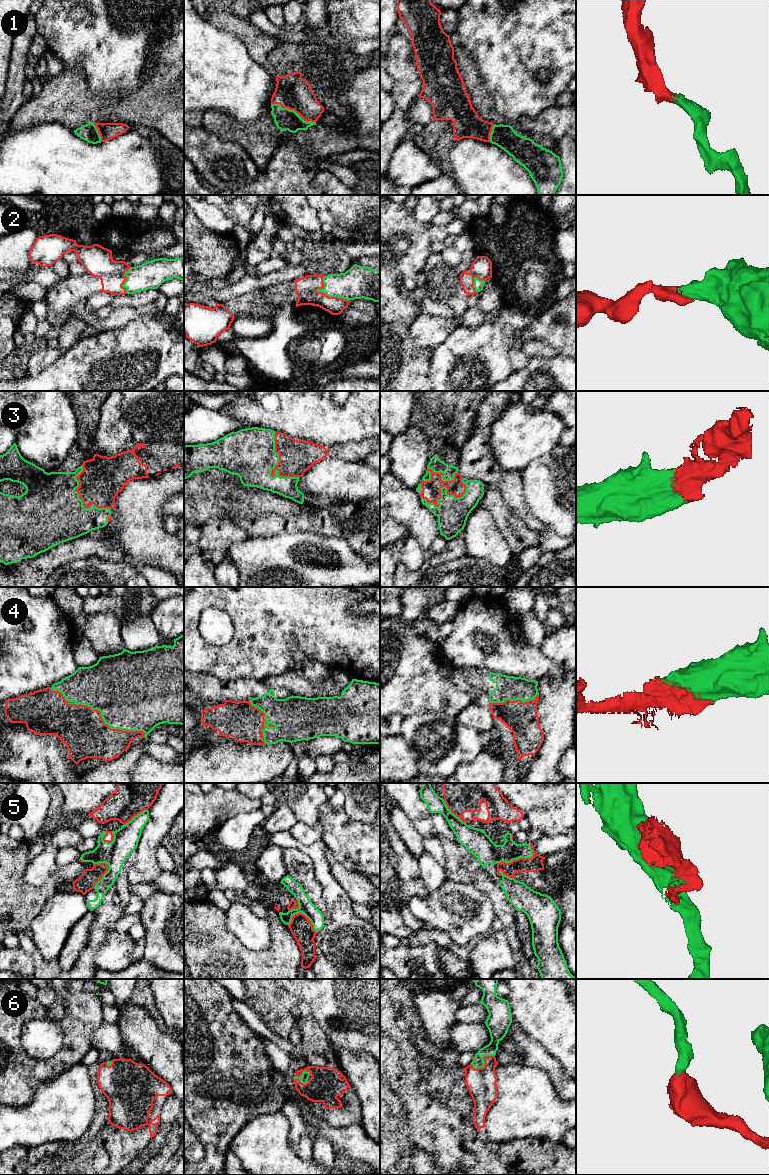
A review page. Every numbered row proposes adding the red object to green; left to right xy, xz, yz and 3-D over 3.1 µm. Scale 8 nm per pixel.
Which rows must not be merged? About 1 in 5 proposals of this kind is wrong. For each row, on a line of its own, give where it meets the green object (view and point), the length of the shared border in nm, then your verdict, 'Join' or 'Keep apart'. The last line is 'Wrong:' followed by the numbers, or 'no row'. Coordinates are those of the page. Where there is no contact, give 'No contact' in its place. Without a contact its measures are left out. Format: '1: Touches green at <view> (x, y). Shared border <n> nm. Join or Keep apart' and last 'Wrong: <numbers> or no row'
1: Touches green at xz (293, 110). Shared border 400 nm. Join
2: Touches green at xz (325, 293). Shared border 280 nm. Join
3: Touches green at yz (441, 494). Shared border 400 nm. Join
4: Touches green at xy (101, 713). Shared border 850 nm. Join
5: Touches green at yz (520, 857). Shared border 320 nm. Keep apart
6: Touches green at xz (302, 1073). Shared border 150 nm. Join
Wrong: 5

